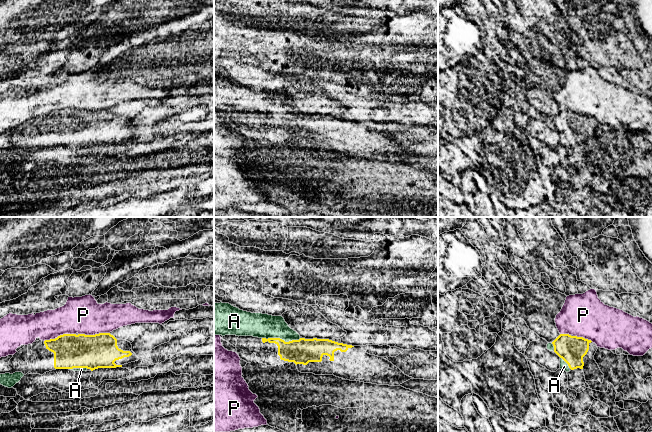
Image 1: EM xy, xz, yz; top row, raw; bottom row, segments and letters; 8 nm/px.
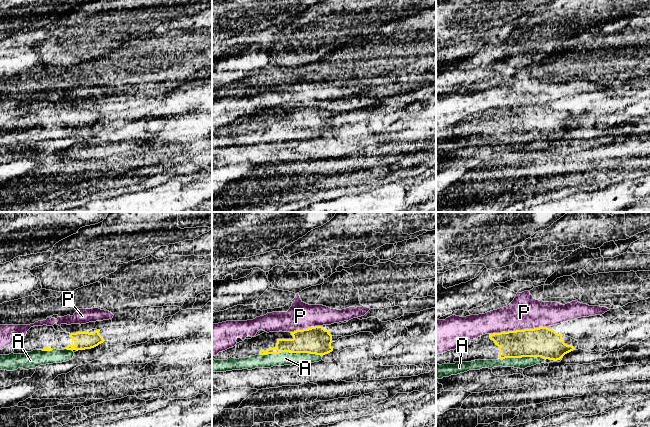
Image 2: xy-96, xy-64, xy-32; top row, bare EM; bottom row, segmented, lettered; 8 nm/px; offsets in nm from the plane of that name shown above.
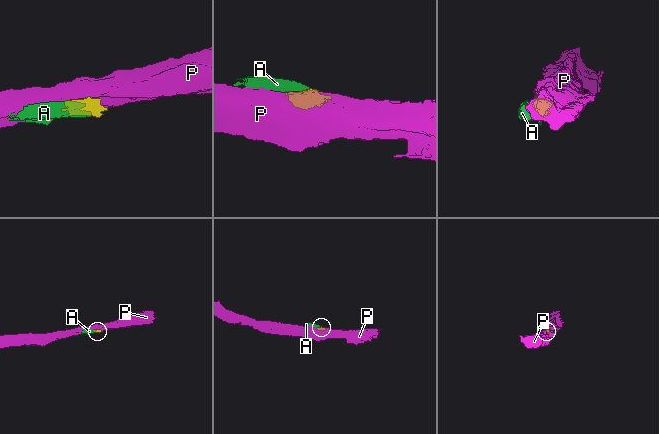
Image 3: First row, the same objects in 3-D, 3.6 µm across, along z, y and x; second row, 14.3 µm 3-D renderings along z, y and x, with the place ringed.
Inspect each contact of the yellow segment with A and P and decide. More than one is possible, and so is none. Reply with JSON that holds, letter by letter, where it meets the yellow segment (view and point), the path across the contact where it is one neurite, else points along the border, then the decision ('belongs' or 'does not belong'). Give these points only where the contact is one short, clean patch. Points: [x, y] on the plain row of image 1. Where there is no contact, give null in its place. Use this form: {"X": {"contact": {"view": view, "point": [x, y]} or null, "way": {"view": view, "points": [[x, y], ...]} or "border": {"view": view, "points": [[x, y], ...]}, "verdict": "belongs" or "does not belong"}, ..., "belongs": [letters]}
{"A": {"contact": {"view": "xz", "point": [281, 115]}, "way": {"view": "xz", "points": [[302, 127], [294, 125], [281, 115], [270, 104], [259, 101]]}, "verdict": "belongs"}, "P": {"contact": {"view": "xy", "point": [93, 111]}, "verdict": "does not belong"}, "belongs": ["A"]}

